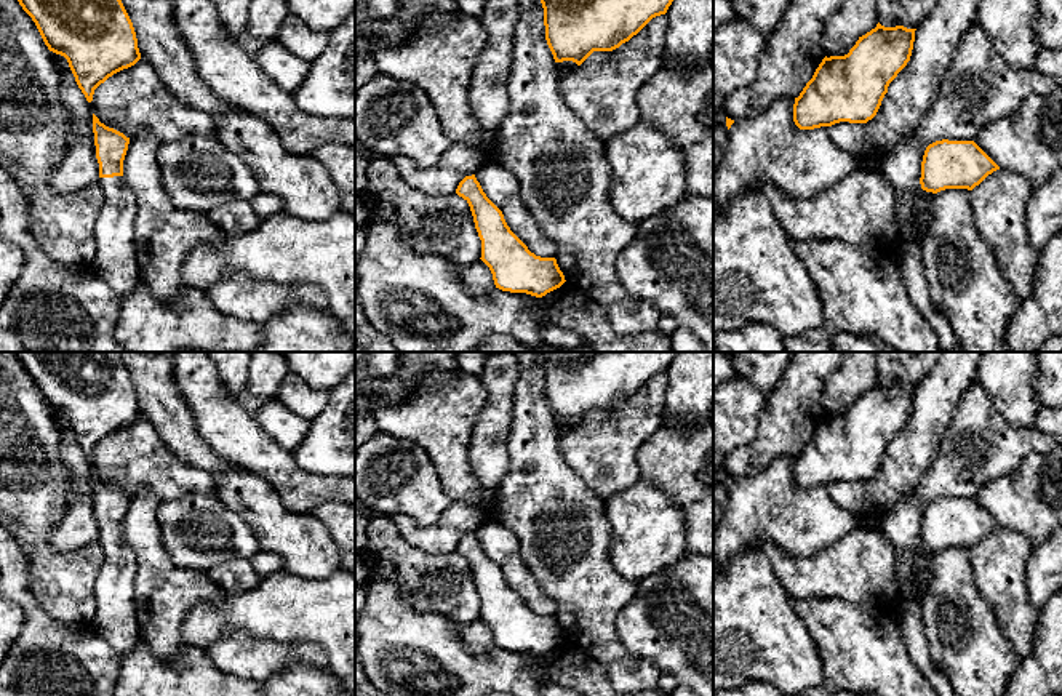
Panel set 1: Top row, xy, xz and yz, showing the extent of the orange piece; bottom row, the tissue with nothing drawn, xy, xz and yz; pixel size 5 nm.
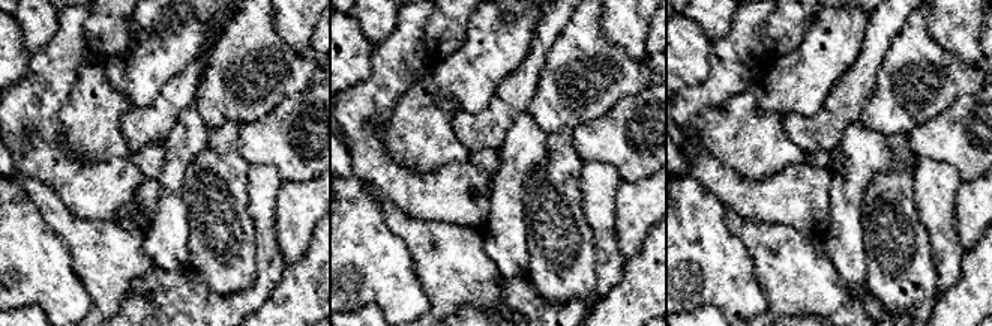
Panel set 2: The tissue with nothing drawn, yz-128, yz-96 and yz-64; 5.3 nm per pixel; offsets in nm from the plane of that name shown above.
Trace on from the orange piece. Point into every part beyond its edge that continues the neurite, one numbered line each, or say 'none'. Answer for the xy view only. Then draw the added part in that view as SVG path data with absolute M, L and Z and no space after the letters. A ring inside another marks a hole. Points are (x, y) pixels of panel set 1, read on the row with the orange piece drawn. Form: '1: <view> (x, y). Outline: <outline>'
1: xy (115, 261). Outline: M123 176L99 178L104 205L94 226L94 270L118 298L128 296L138 285L133 224L136 200Z

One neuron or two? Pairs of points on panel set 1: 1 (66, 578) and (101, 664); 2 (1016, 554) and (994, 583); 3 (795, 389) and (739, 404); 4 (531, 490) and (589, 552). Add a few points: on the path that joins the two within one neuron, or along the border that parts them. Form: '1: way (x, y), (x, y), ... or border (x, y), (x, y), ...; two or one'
1: border (48, 615), (63, 621), (91, 623); two
2: way (1010, 560), (1000, 570), (1000, 576); one
3: border (766, 396), (757, 434); two
4: way (547, 506), (573, 536); one

